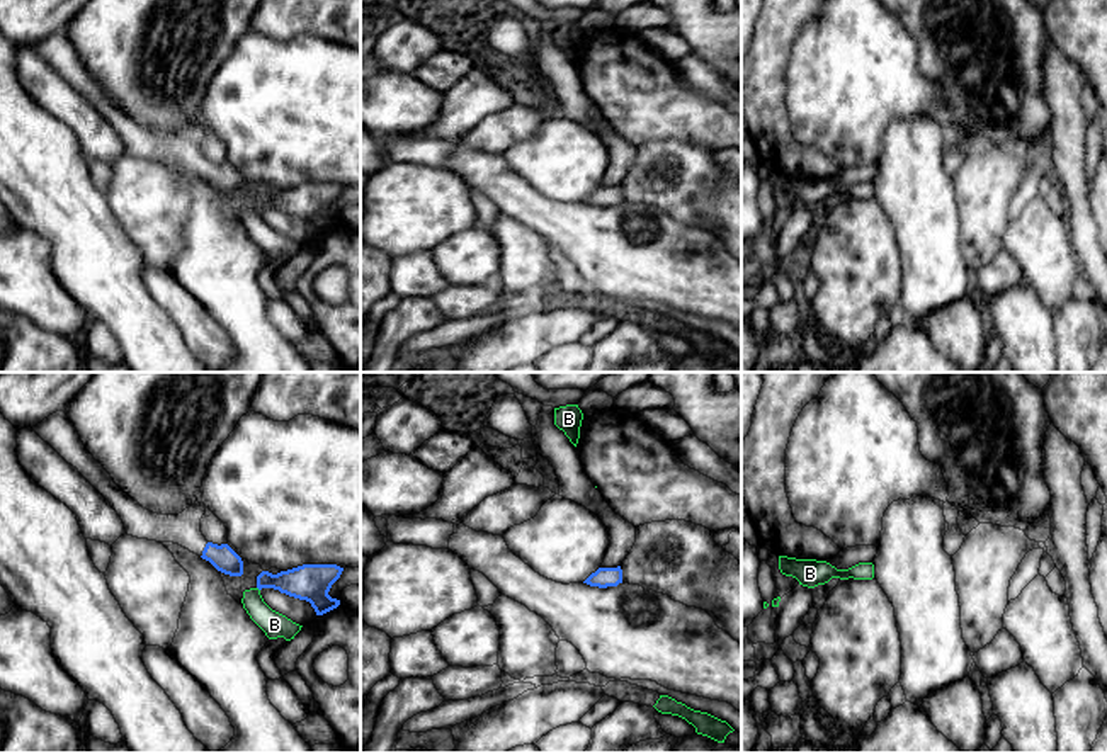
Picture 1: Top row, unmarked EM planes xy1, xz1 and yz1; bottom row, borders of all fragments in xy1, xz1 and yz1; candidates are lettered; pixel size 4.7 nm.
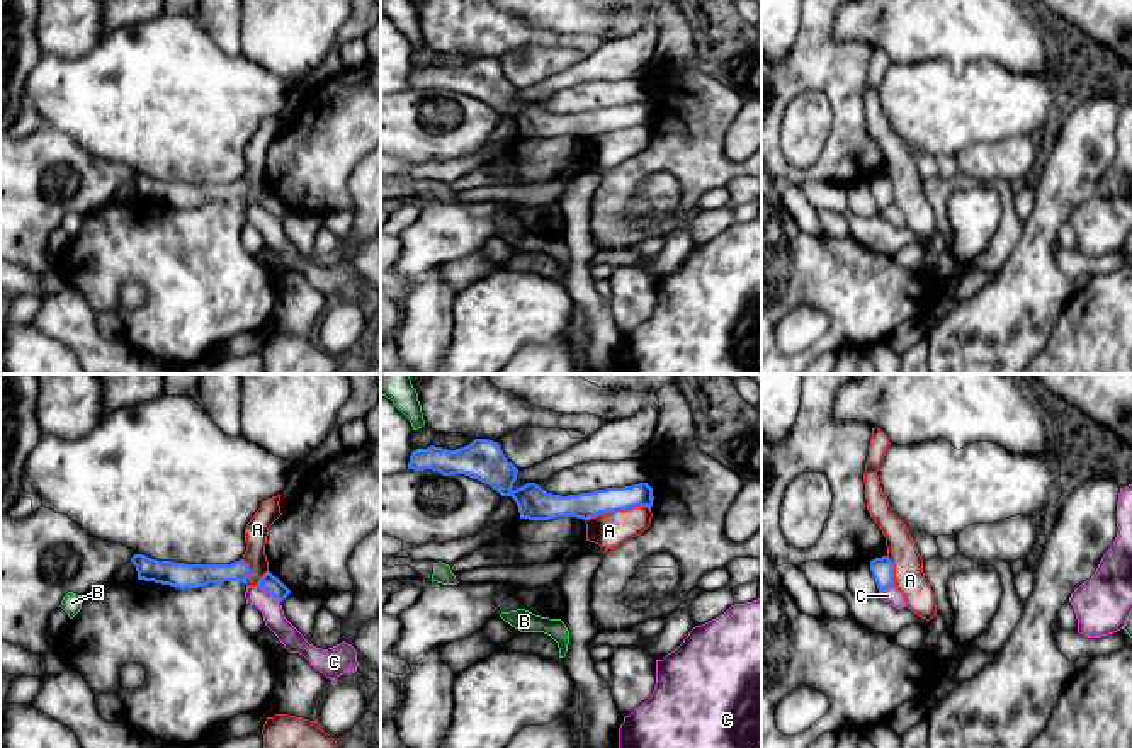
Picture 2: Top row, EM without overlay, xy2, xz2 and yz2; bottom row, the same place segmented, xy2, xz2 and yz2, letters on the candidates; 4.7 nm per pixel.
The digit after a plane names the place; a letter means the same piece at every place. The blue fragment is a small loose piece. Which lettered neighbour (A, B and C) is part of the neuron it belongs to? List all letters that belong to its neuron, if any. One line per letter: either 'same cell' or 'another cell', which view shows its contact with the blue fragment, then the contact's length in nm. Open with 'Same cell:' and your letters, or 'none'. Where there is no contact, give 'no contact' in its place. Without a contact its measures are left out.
Same cell: none
A: another cell; meets blue in xz2; contact 320 nm long
B: another cell; meets blue in xz2; contact 30 nm long
C: another cell; meets blue in xy2; contact 130 nm long

